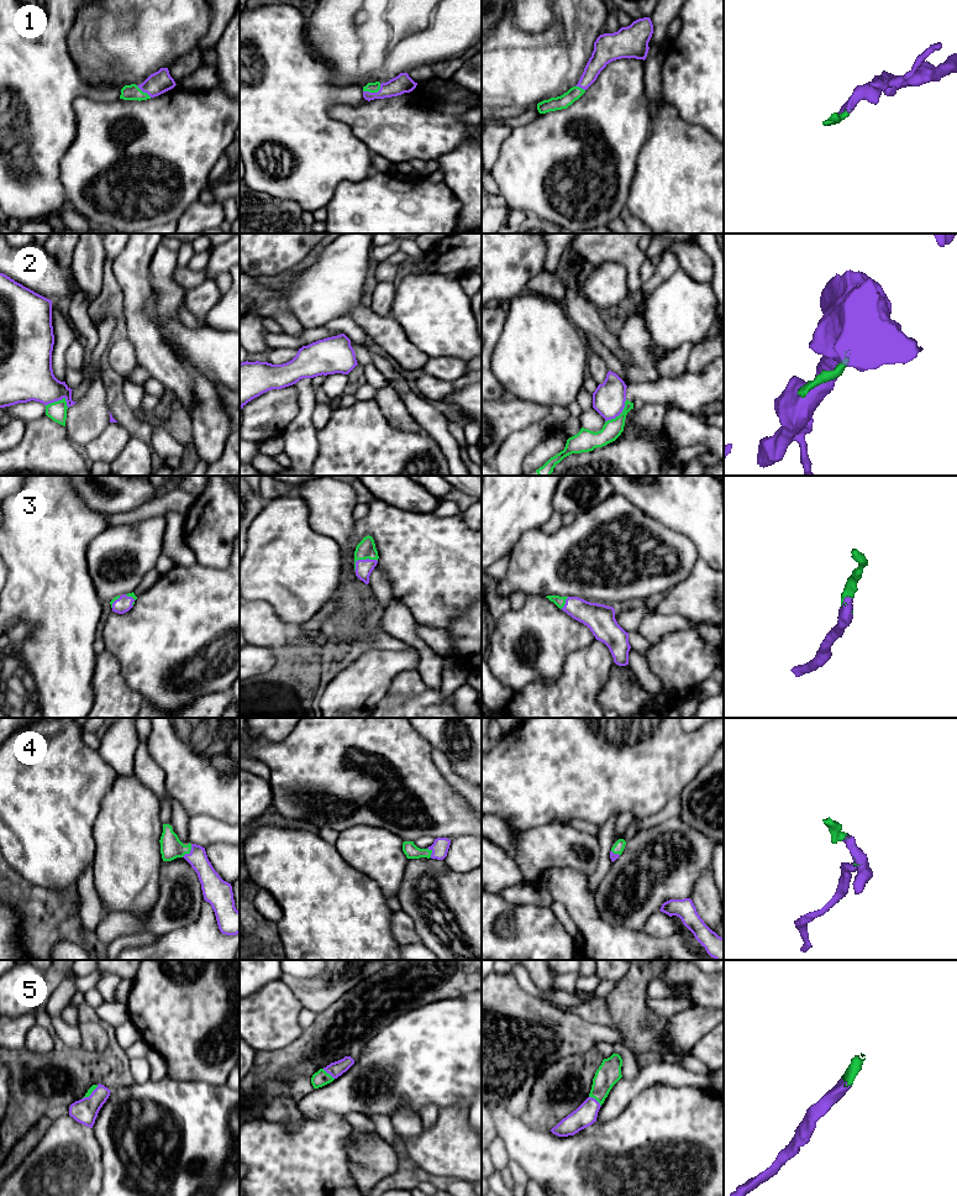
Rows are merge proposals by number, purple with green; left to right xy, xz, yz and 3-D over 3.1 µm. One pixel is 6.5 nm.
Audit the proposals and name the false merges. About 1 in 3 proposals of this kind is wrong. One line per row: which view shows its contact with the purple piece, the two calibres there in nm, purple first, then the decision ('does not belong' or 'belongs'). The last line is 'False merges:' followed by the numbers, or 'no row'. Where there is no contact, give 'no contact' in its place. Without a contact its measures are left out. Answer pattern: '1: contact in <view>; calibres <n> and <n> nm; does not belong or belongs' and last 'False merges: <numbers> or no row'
1: contact in xz; calibres 120 and 60 nm; belongs
2: contact in yz; calibres 220 and 120 nm; does not belong
3: contact in xz; calibres 110 and 120 nm; belongs
4: contact in xy; calibres 140 and 140 nm; belongs
5: contact in yz; calibres 150 and 160 nm; belongs
False merges: 2

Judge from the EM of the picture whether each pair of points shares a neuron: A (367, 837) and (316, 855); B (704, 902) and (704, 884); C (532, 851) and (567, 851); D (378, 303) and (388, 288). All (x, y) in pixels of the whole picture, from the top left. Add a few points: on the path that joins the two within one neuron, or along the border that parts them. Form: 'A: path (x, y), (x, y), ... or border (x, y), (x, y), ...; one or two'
A: border (334, 845), (338, 855), (355, 870); two
B: path (704, 897), (704, 888); one
C: path (541, 851), (558, 851); one
D: path (382, 299), (385, 292); one

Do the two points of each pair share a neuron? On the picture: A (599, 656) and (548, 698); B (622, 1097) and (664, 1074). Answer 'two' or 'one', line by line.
A: one
B: one

